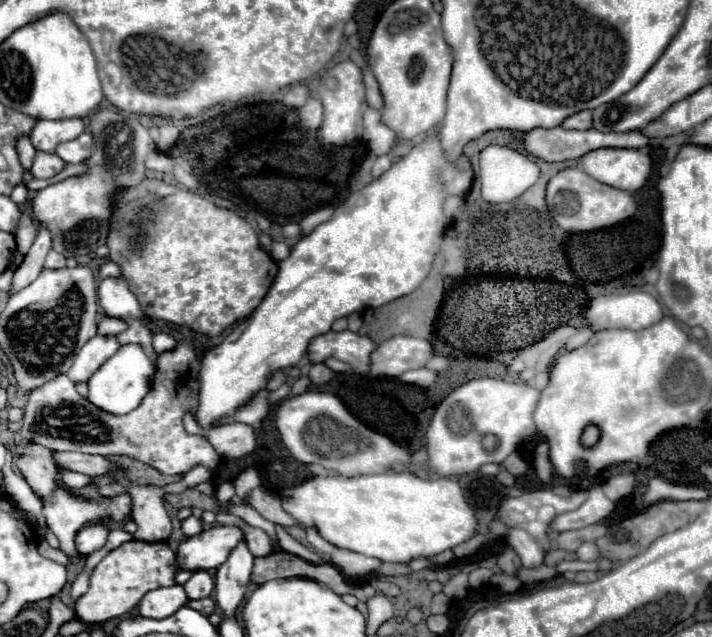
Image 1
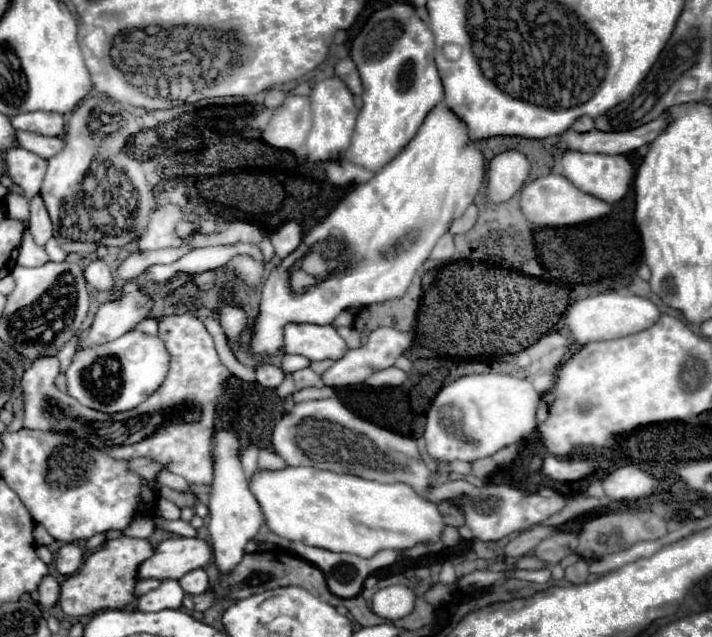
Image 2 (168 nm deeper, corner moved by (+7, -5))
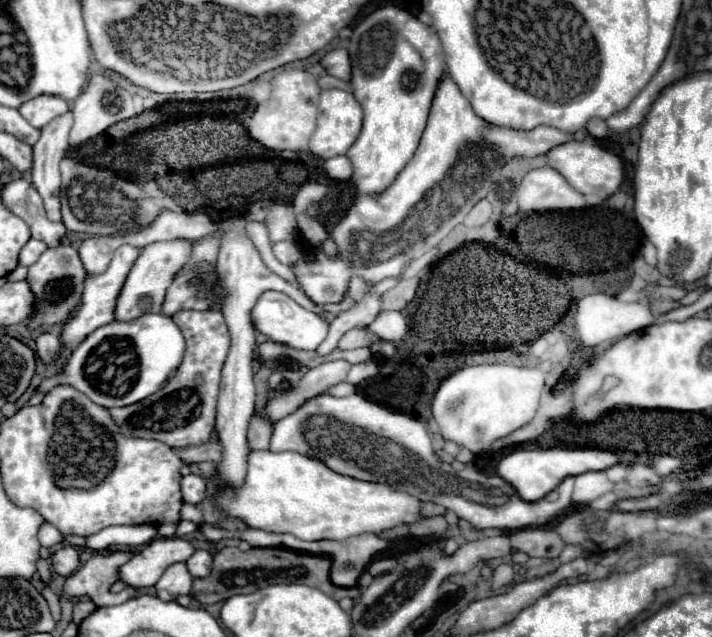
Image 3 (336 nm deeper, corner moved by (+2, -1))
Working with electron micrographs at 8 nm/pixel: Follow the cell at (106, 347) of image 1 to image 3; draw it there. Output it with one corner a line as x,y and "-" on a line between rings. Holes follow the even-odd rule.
170,239
170,241
154,241
140,251
134,267
130,269
126,283
120,291
118,305
116,305
116,319
130,321
140,317
142,313
160,313
166,289
170,287
174,275
188,263
192,255
192,243
188,239

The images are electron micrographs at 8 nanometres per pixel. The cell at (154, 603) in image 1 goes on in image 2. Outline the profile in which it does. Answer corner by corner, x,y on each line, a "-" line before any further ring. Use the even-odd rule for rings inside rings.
167,579
161,583
159,589
153,589
149,593
141,595
137,609
145,611
145,613
155,613
155,611
163,611
163,609
179,609
183,597
185,597
185,593
183,593
181,585
173,579

